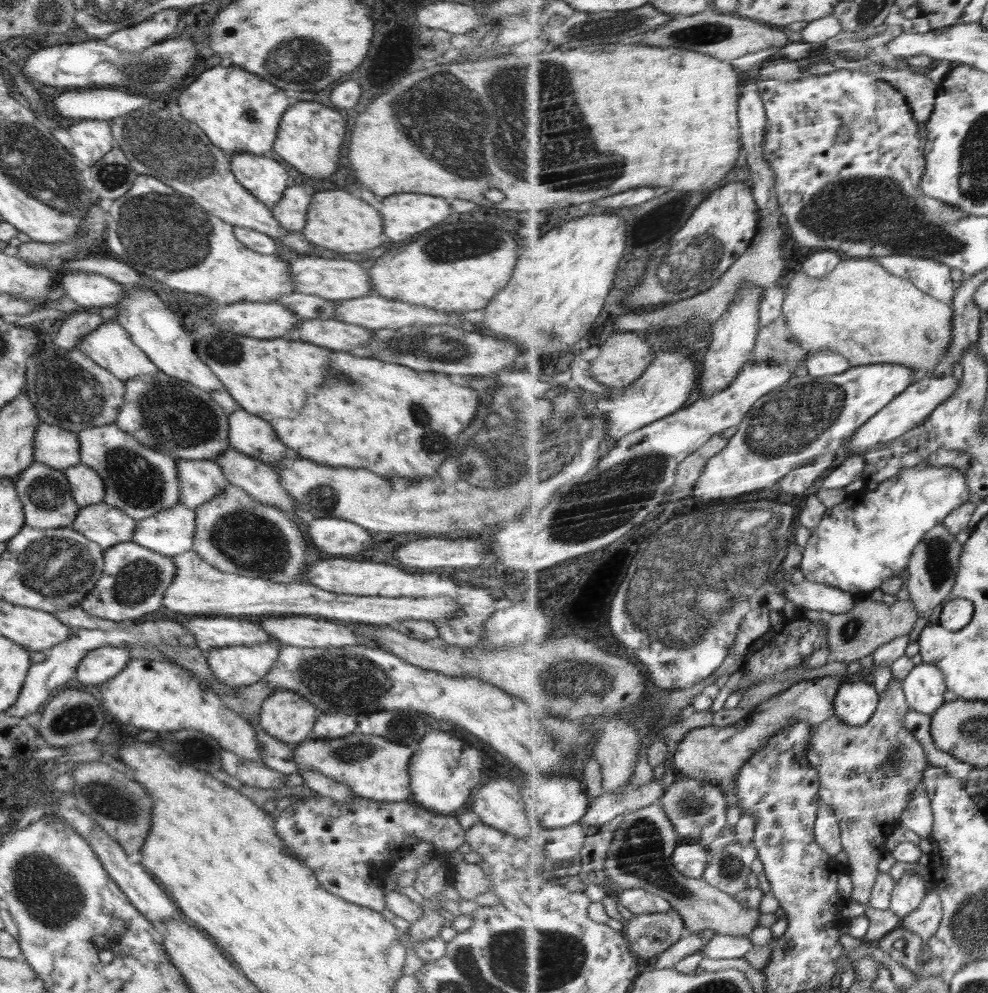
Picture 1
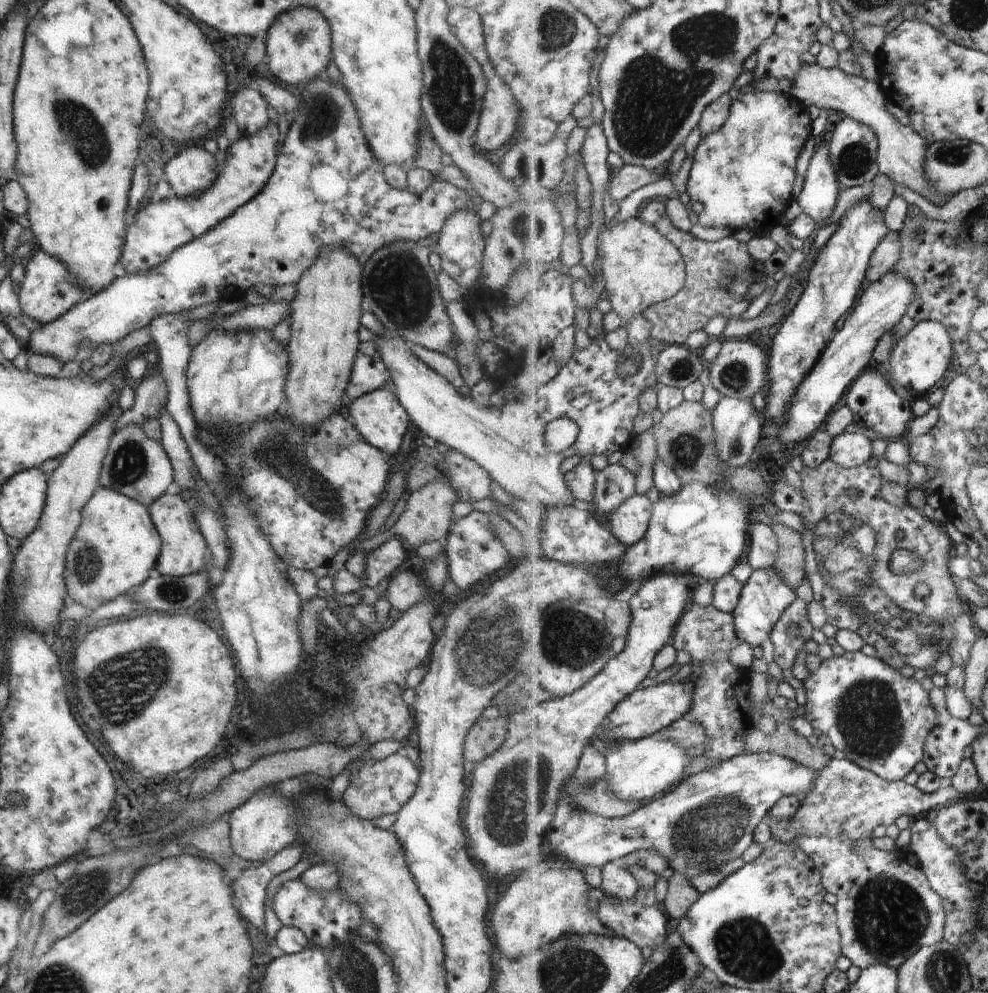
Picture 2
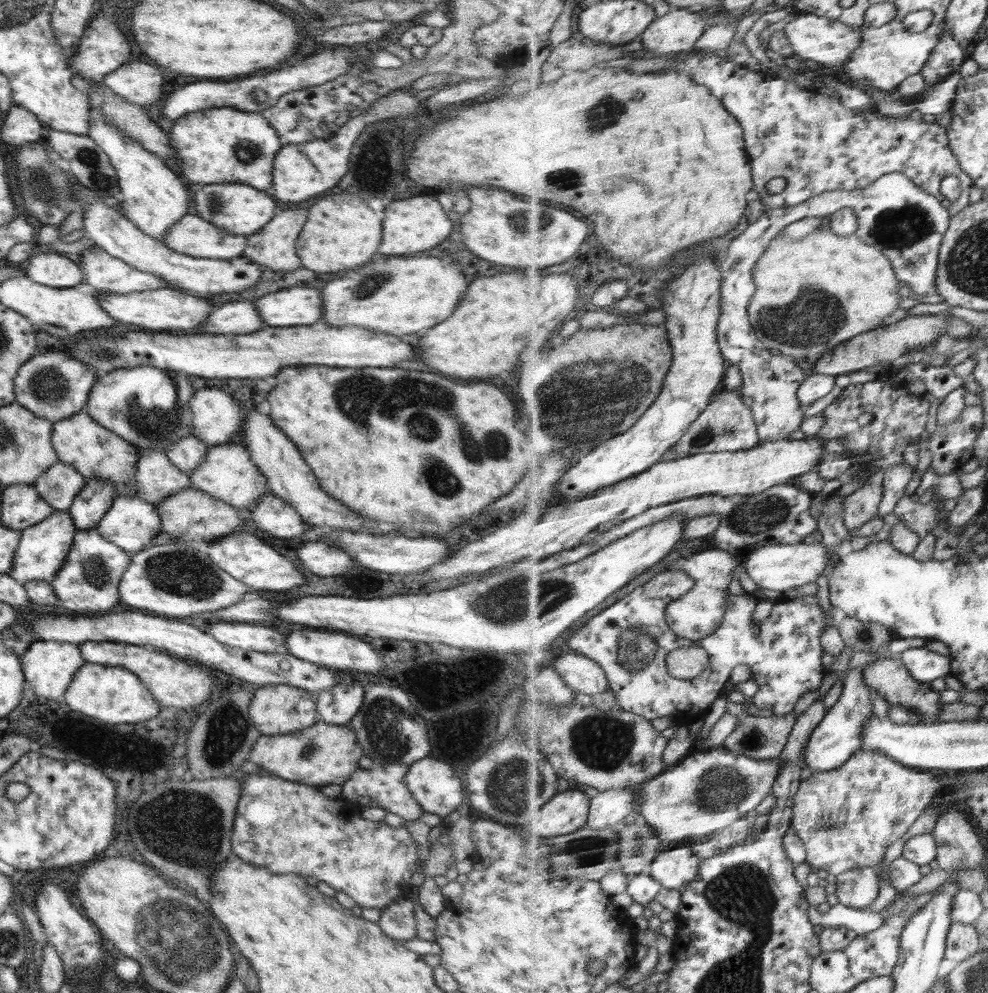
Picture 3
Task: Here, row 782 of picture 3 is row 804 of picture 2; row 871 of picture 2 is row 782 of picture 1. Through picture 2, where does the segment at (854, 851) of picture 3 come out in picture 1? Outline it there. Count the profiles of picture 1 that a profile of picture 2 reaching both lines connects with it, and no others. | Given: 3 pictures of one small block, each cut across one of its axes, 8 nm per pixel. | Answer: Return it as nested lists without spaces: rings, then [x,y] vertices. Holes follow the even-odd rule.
[[[891,680],[888,689],[882,694],[881,704],[876,715],[864,726],[852,726],[836,715],[832,719],[817,726],[812,731],[809,744],[809,759],[814,768],[821,774],[822,786],[820,796],[822,806],[832,806],[840,819],[842,828],[842,846],[849,857],[852,867],[854,892],[852,898],[866,904],[870,908],[873,888],[880,876],[880,860],[887,854],[885,848],[889,836],[896,828],[903,825],[902,815],[910,807],[910,801],[916,789],[926,784],[926,771],[935,766],[925,750],[922,740],[906,728],[906,715],[911,708],[905,692],[905,682]]]

